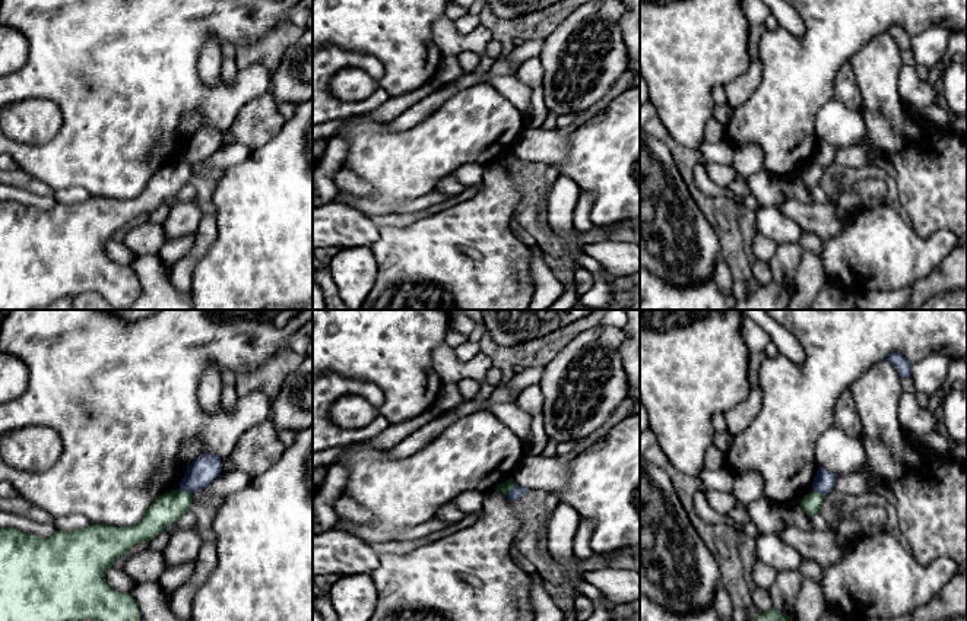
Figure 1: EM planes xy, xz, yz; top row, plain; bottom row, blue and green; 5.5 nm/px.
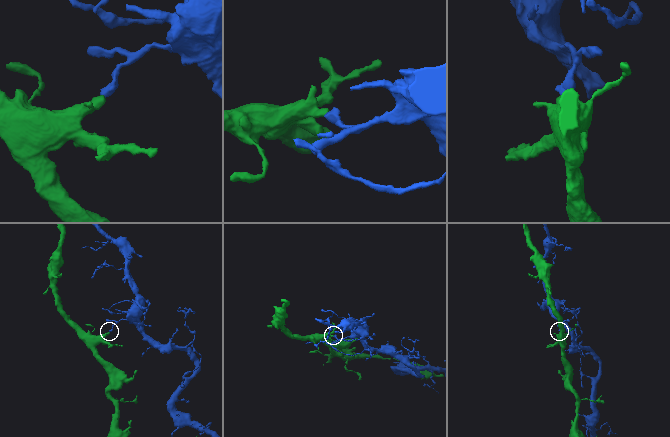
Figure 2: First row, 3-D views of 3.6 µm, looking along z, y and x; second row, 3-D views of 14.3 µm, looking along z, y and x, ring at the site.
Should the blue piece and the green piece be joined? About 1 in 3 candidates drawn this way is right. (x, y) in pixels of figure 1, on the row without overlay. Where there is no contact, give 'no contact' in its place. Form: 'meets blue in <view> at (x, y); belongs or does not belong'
meets blue in xy at (184, 162); does not belong

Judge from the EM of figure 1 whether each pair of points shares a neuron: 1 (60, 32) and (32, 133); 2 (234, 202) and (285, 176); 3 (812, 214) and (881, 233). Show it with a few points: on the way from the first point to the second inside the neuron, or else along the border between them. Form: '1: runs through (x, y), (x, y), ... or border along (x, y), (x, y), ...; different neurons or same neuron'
1: border along (15, 103), (50, 98), (63, 126); different neurons
2: runs through (247, 202), (259, 202), (272, 189); same neuron
3: border along (850, 215), (843, 228), (824, 241); different neurons

